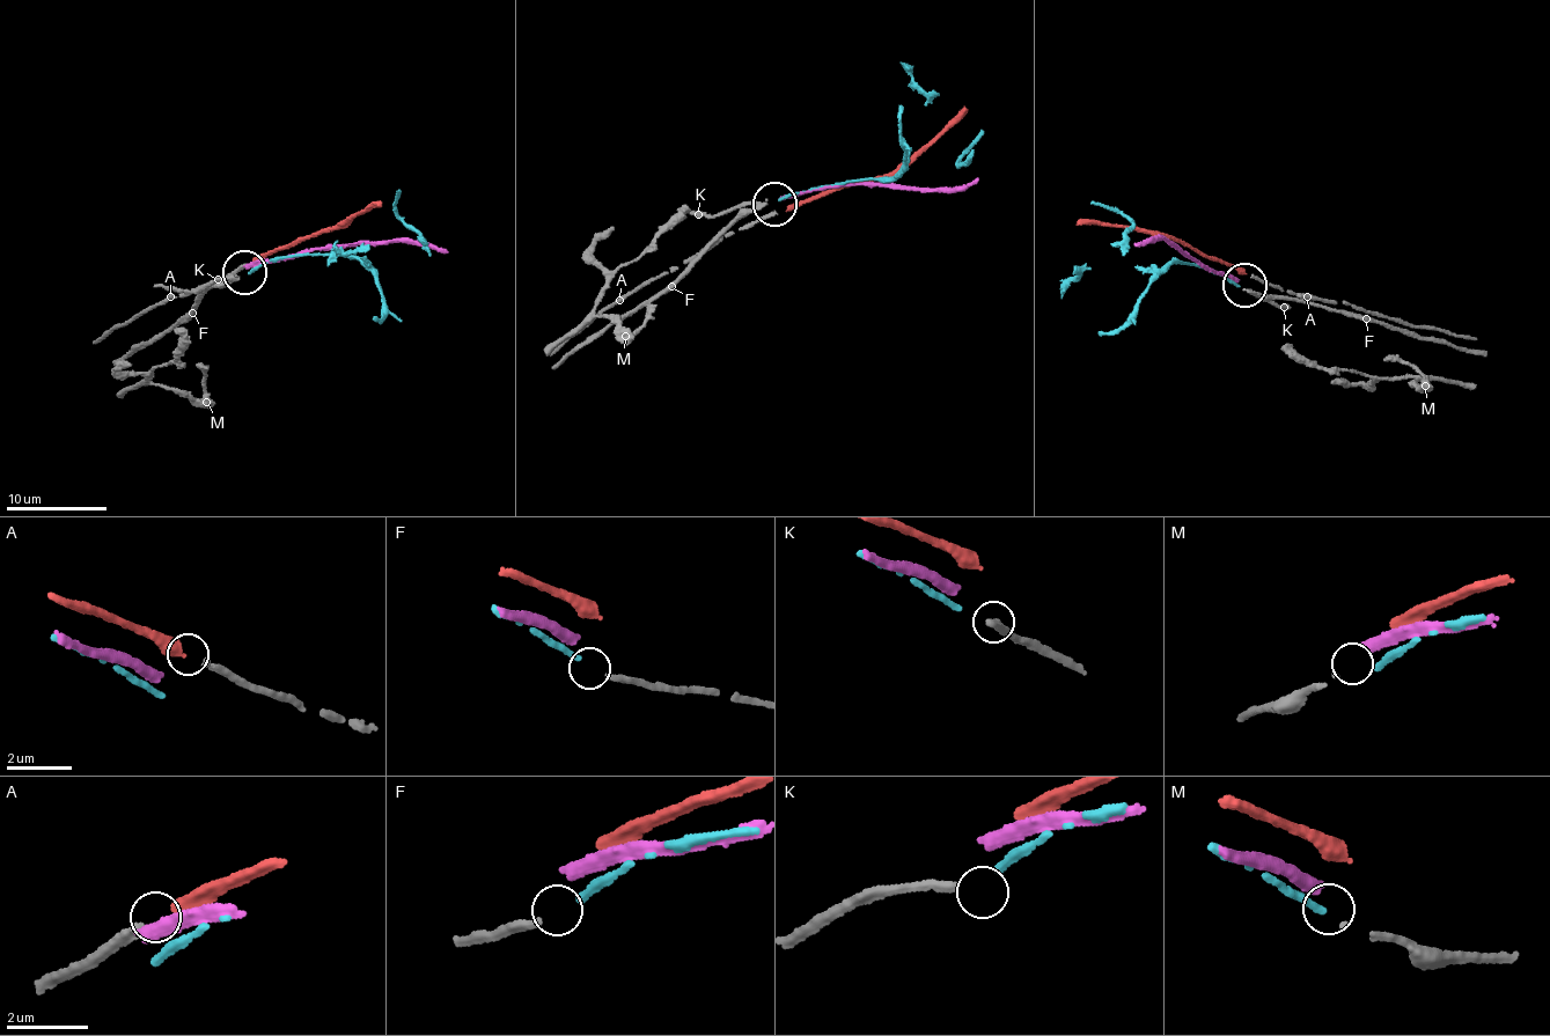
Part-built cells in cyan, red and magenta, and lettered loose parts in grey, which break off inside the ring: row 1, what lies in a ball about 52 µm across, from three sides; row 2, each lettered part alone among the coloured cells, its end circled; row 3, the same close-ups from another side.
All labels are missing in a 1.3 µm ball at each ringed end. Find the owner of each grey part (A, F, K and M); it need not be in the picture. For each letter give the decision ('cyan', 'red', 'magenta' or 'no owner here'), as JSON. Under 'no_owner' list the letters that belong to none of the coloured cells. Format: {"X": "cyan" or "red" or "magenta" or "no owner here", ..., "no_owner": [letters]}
{"A": "red", "F": "cyan", "K": "no owner here", "M": "no owner here", "no_owner": ["K", "M"]}

